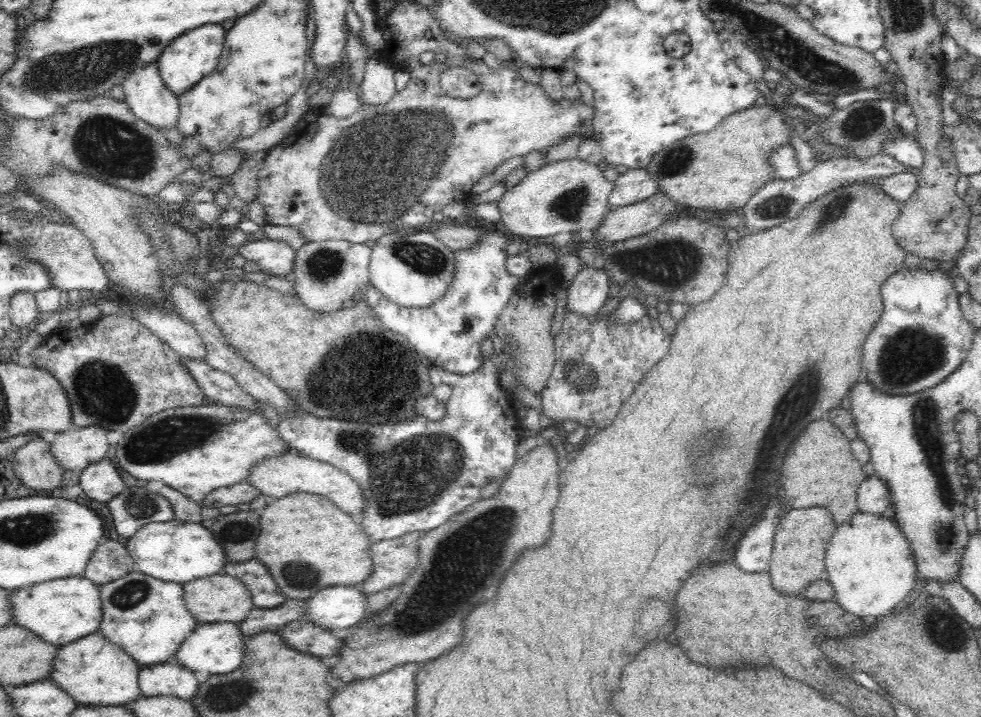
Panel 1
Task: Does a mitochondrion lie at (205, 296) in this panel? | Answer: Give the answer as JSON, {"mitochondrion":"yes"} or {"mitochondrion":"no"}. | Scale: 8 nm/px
{"mitochondrion":"no"}

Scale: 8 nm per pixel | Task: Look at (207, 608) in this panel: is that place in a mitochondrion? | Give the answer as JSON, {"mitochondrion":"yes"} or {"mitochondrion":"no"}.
{"mitochondrion":"no"}

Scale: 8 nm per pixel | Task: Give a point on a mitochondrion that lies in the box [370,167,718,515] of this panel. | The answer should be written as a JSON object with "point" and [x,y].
{"point":[671,262]}

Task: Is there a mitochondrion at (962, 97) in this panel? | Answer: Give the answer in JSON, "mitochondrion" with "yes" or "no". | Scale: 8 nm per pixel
{"mitochondrion":"no"}

